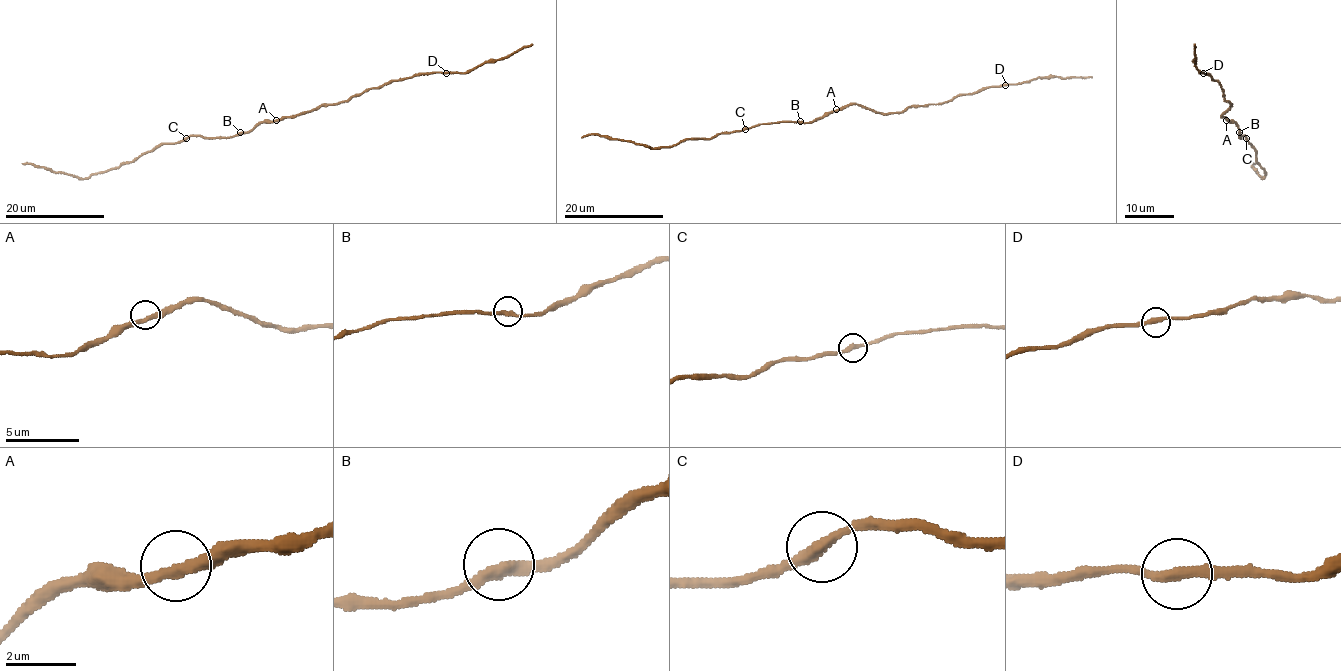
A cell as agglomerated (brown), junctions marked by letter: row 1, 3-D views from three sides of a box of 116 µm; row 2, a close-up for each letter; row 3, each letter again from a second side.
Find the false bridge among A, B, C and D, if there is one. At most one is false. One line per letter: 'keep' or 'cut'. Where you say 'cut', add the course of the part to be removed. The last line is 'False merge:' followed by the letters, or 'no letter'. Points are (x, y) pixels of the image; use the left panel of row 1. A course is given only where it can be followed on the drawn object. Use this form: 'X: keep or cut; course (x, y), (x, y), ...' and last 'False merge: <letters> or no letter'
A: keep
B: keep
C: keep
D: keep
False merge: no letter

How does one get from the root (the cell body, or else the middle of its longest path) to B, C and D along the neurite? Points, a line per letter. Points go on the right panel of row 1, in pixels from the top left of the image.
B: (1227, 120), (1239, 127), (1239, 132)
C: (1227, 120), (1239, 127), (1240, 137), (1246, 138)
D: (1227, 120), (1221, 115), (1231, 105), (1225, 99), (1221, 86), (1203, 73)

